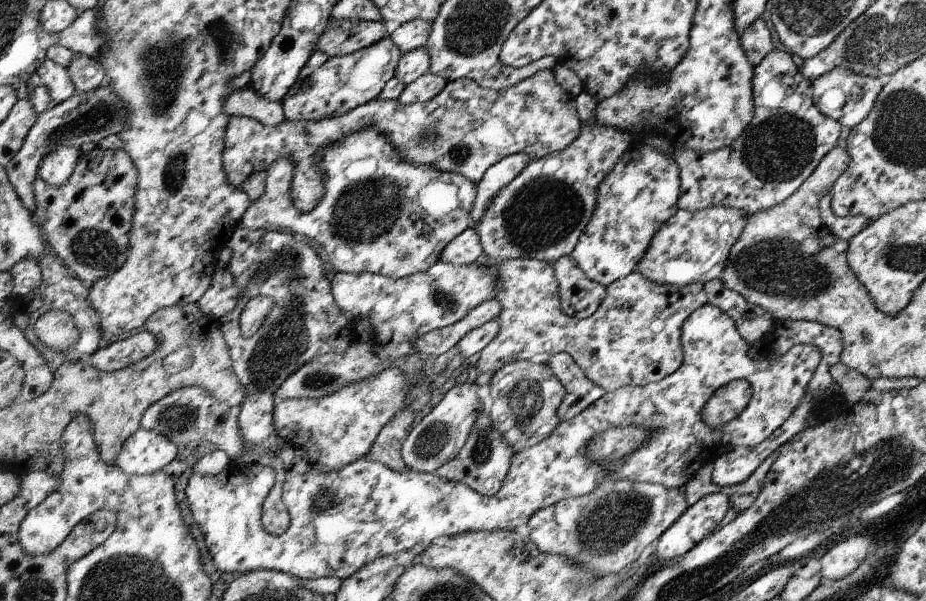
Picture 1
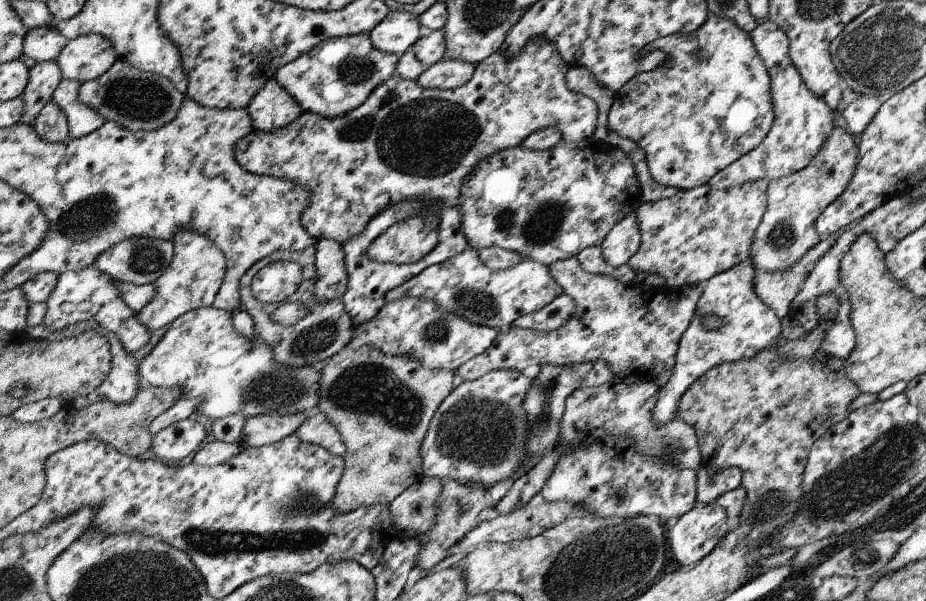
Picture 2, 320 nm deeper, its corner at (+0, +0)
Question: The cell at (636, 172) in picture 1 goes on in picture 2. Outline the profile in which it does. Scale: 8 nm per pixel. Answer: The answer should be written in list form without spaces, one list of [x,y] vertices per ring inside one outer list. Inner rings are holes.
[[[636,212],[628,214],[600,244],[602,256],[614,268],[627,265],[639,253],[641,234]]]

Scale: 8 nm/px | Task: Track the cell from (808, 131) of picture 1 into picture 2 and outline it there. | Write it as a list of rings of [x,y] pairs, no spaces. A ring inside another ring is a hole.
[[[770,20],[756,26],[749,34],[754,38],[760,58],[768,62],[767,70],[772,70],[771,98],[774,100],[775,121],[772,134],[768,134],[765,141],[751,153],[732,162],[727,169],[720,170],[707,183],[714,190],[735,189],[760,180],[771,182],[800,172],[811,164],[833,133],[832,108],[803,82],[803,76],[791,60],[790,36]]]

